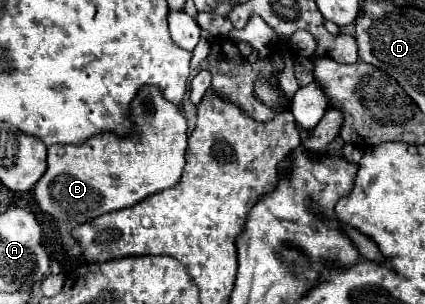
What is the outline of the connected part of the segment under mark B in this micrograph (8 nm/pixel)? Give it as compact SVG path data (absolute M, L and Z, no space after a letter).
M142 87L132 103L132 125L134 135L126 139L104 133L86 141L86 145L48 147L48 169L34 187L38 207L54 219L82 225L172 187L182 175L188 141L180 107L170 105L160 89Z

